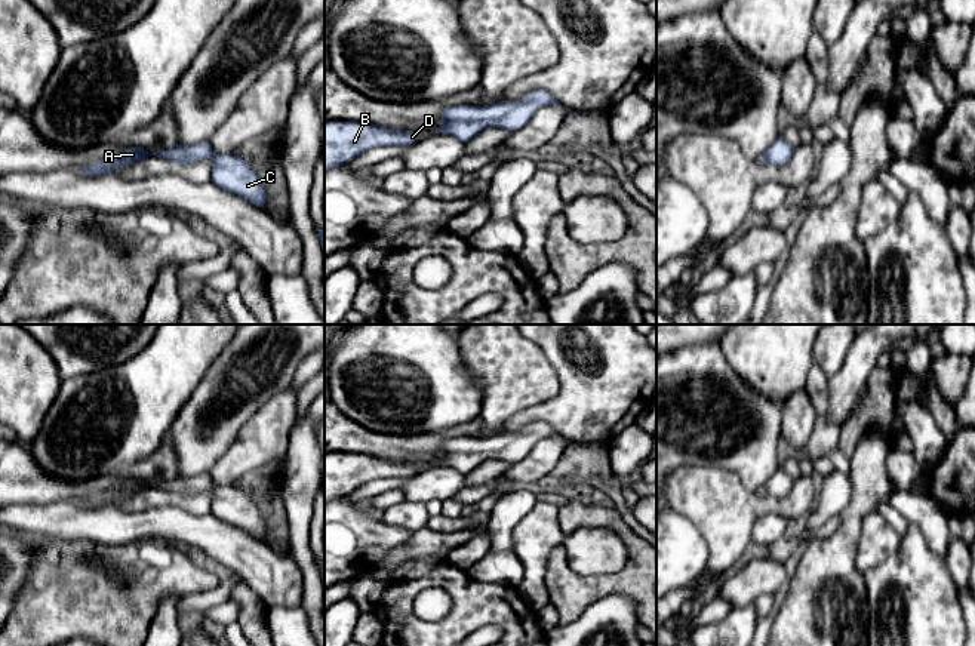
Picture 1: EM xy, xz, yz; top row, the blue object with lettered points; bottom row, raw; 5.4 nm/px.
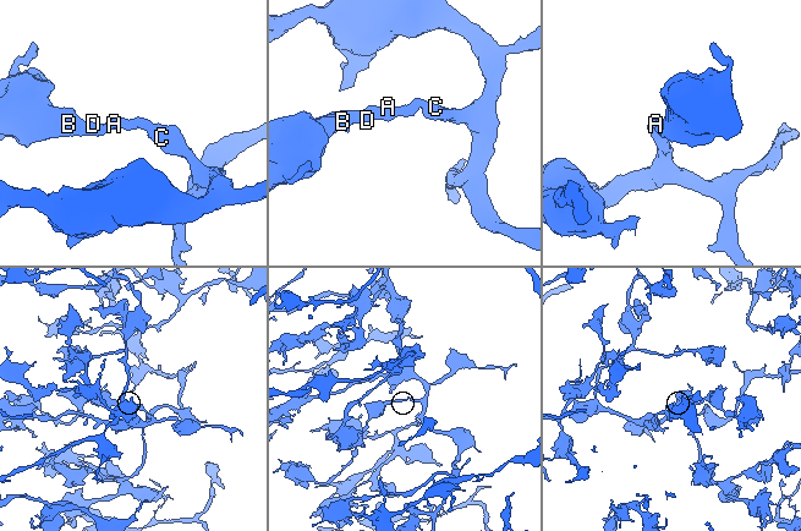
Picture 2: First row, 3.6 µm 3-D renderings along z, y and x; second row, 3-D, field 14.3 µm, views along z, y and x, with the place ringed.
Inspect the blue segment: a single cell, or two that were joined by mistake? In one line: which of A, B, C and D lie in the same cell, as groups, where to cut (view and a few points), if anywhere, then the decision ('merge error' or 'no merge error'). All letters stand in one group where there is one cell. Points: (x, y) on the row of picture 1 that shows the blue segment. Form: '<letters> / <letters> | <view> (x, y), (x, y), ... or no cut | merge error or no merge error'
A B C D | no cut | no merge error

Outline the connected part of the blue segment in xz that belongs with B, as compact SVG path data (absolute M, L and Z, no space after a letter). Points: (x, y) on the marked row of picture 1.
M325 121L325 172L375 147L410 145L419 139L416 132L394 130L362 121Z

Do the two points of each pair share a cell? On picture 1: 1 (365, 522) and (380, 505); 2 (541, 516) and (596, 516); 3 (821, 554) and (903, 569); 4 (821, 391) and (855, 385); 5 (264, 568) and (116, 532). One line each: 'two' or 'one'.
1: two
2: two
3: two
4: two
5: one

